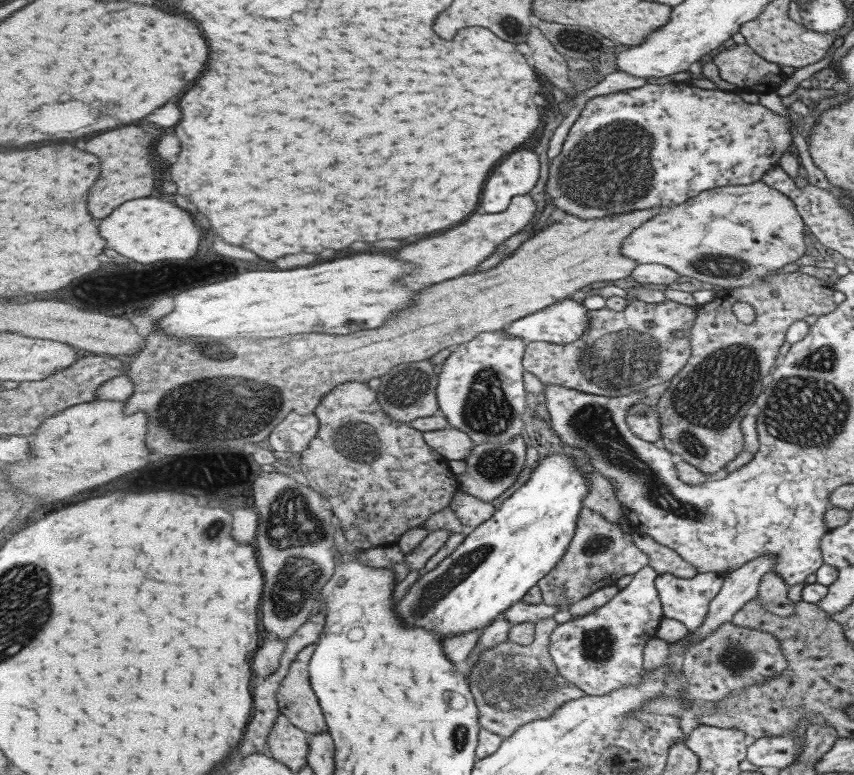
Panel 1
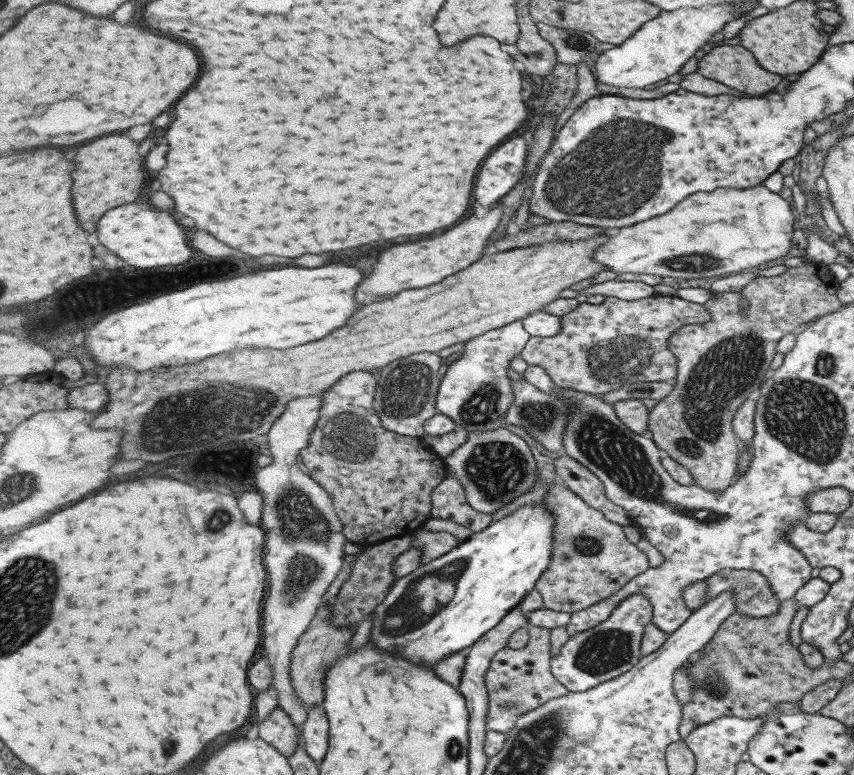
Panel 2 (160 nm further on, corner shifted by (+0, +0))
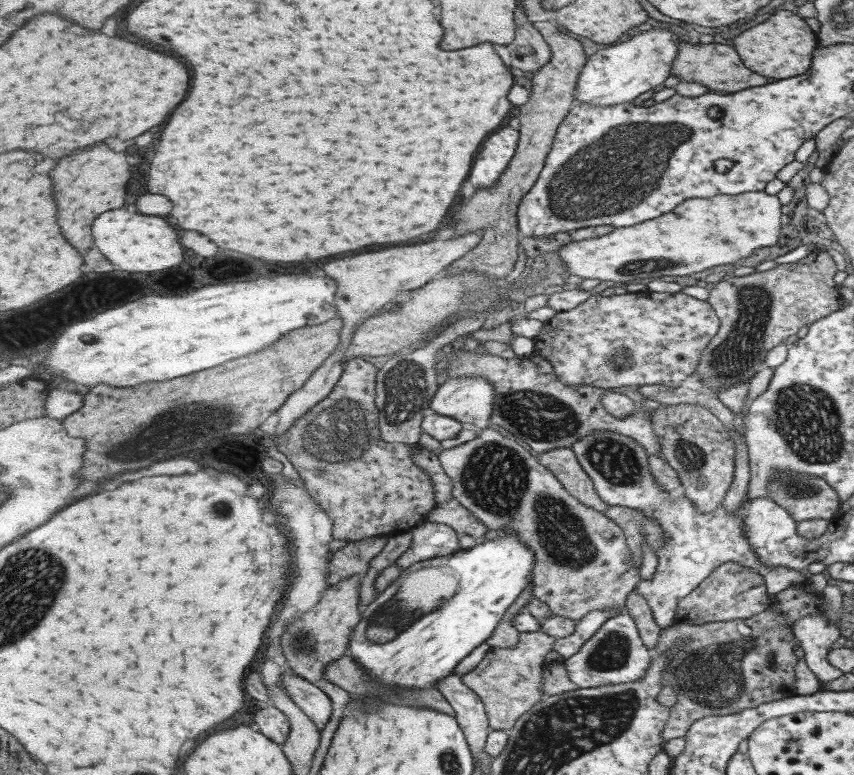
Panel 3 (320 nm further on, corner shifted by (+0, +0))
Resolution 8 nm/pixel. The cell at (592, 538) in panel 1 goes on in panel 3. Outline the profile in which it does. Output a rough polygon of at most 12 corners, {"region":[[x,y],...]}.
{"region":[[519,442],[442,450],[454,496],[581,620],[642,579],[626,532]]}

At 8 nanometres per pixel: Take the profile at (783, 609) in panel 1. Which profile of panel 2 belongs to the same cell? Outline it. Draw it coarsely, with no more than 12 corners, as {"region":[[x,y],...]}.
{"region":[[723,568],[705,602],[733,591],[734,612],[769,616],[783,605],[754,570]]}

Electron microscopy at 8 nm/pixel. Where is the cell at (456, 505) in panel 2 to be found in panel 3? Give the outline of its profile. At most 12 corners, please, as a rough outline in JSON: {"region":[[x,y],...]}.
{"region":[[452,496],[427,517],[481,540],[488,528]]}

